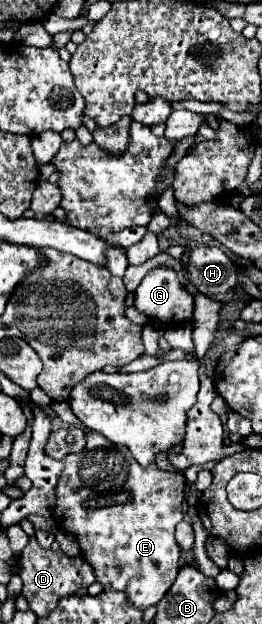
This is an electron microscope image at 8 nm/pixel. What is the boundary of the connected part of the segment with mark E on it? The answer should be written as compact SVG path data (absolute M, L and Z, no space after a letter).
M87 432L87 446L81 454L63 458L65 470L57 482L57 502L53 518L61 530L77 536L83 558L93 566L103 590L119 590L139 608L157 604L171 588L179 572L181 548L175 542L175 526L183 520L185 478L175 472L159 470L155 464L139 466L125 446L113 444L99 432Z

